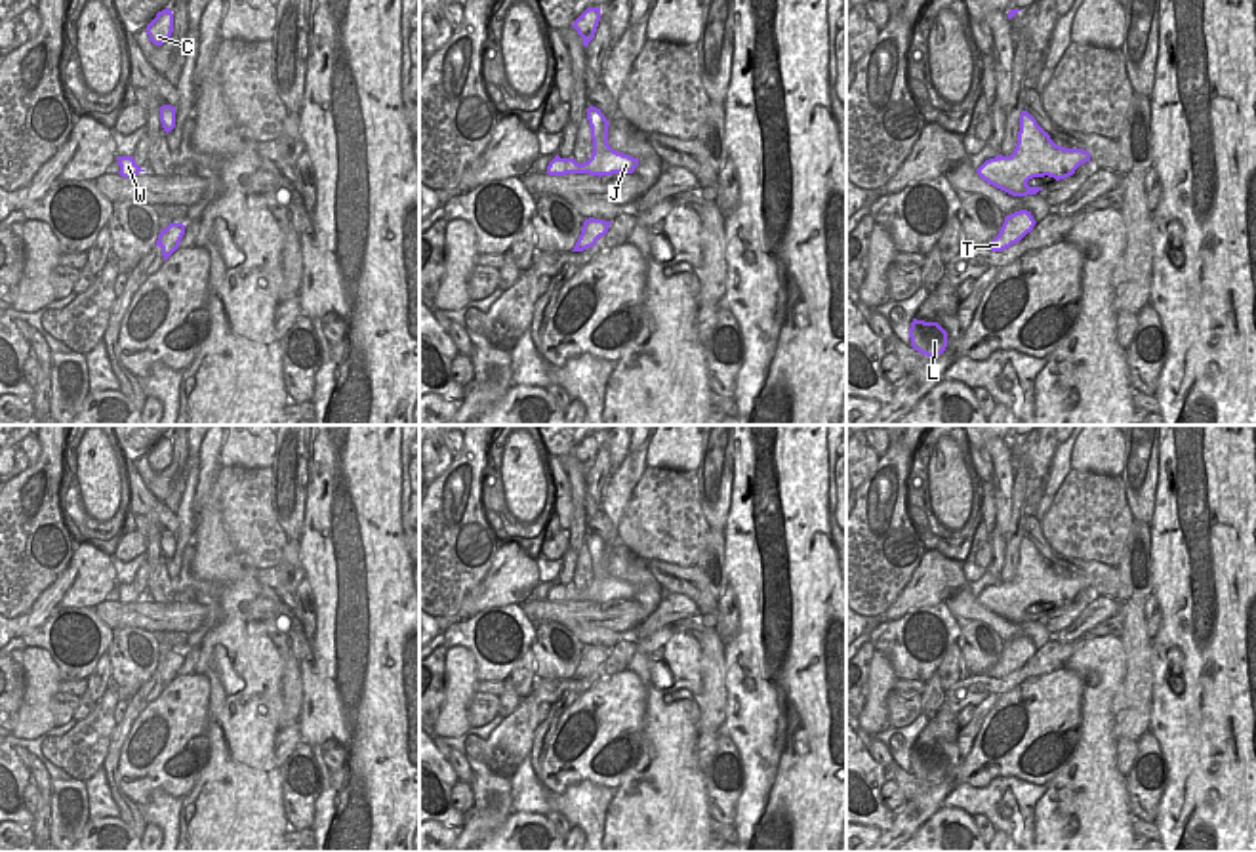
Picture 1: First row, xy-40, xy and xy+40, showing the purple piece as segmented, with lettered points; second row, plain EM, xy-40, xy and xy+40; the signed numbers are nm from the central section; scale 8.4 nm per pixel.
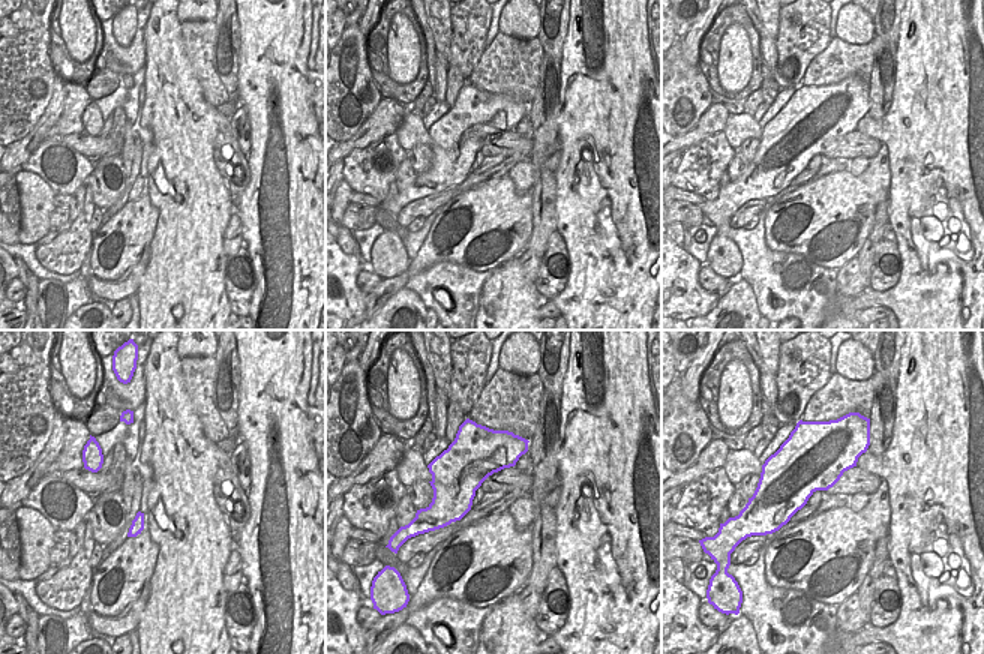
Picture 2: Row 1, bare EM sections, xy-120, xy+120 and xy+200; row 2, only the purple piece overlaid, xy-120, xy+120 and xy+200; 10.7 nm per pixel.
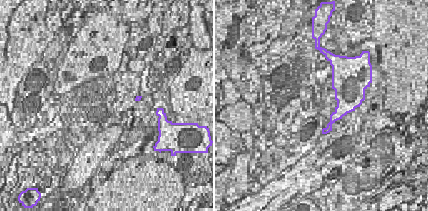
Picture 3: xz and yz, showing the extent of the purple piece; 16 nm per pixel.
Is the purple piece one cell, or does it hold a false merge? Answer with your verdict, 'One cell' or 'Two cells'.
One cell.

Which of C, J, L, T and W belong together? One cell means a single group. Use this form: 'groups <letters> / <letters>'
groups C J L T W

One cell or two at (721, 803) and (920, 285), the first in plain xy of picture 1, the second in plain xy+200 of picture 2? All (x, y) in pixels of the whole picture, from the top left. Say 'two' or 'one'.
two

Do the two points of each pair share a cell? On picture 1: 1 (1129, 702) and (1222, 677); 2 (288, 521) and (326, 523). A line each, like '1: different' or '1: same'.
1: different
2: different

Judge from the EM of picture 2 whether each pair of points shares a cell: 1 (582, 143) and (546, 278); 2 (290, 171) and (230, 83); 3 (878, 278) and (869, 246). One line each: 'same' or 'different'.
1: different
2: different
3: different

